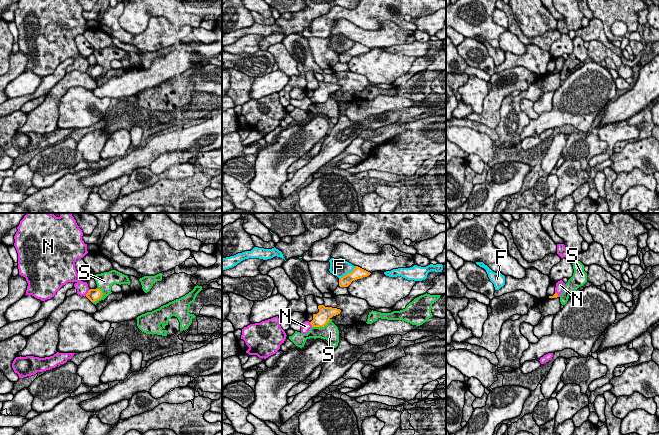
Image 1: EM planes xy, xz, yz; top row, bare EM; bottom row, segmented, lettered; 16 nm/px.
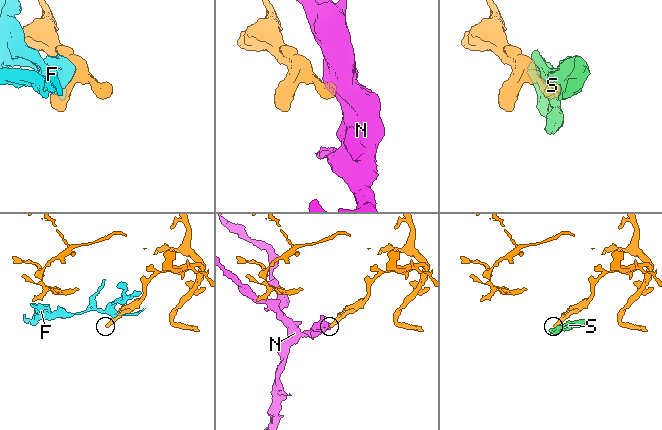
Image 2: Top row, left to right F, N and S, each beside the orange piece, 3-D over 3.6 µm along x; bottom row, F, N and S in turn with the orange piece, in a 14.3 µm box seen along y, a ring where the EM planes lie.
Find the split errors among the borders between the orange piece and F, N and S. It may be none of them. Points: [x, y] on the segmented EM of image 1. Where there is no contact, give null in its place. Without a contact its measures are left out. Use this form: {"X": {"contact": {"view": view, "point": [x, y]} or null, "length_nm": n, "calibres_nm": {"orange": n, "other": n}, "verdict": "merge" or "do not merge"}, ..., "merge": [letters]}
{"F": {"contact": {"view": "xz", "point": [347, 274]}, "length_nm": 340, "calibres_nm": {"orange": 180, "other": 280}, "verdict": "do not merge"}, "N": {"contact": {"view": "xy", "point": [88, 292]}, "length_nm": 140, "calibres_nm": {"orange": 200, "other": 190}, "verdict": "do not merge"}, "S": {"contact": {"view": "xy", "point": [100, 297]}, "length_nm": 260, "calibres_nm": {"orange": 200, "other": 260}, "verdict": "do not merge"}, "merge": []}

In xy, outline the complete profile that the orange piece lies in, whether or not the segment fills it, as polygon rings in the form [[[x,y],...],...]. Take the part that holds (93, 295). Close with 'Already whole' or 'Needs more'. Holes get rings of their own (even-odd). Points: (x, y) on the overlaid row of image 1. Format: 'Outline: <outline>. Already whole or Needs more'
Outline: [[[90,289],[88,293],[86,294],[86,297],[91,301],[95,302],[99,300],[102,297],[103,293],[100,289]]]. Already whole

